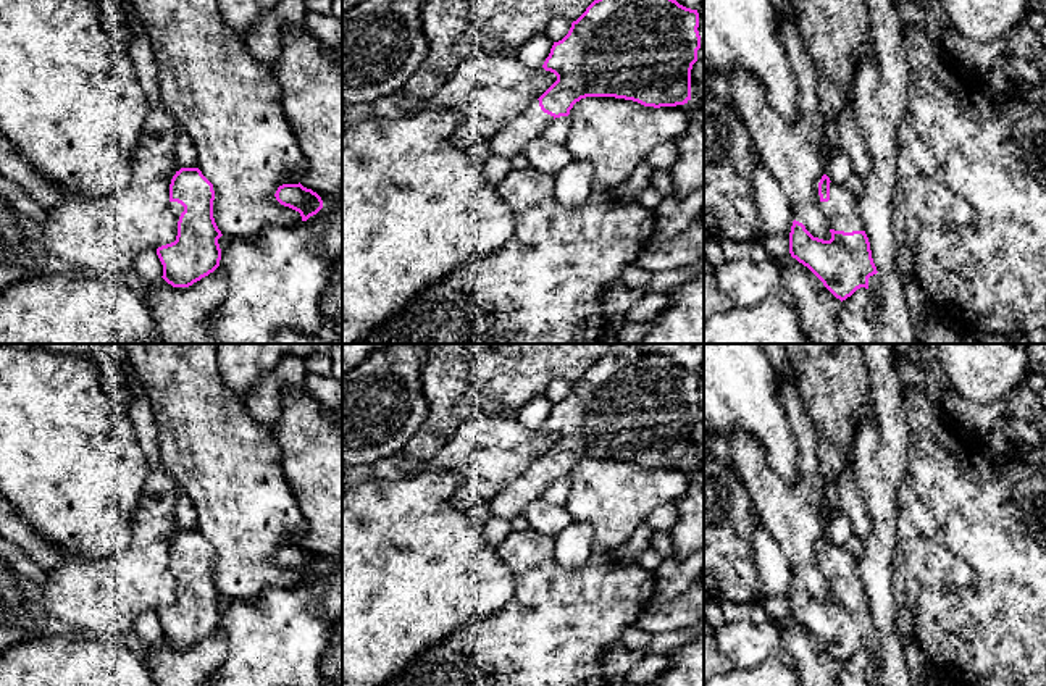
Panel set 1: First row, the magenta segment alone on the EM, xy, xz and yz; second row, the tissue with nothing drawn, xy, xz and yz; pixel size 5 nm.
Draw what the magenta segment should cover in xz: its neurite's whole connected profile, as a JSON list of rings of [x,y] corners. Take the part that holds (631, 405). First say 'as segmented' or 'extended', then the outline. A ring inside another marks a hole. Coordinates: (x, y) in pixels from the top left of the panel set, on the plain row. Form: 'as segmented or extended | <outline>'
extended | [[[615,344],[571,384],[568,395],[562,402],[554,404],[542,429],[554,434],[557,442],[489,502],[491,517],[512,520],[523,515],[533,500],[542,497],[550,483],[568,478],[573,466],[586,458],[615,458],[654,470],[688,465],[691,462],[691,431],[701,410],[697,389],[697,371],[686,370],[665,355],[647,353],[642,344]]]

